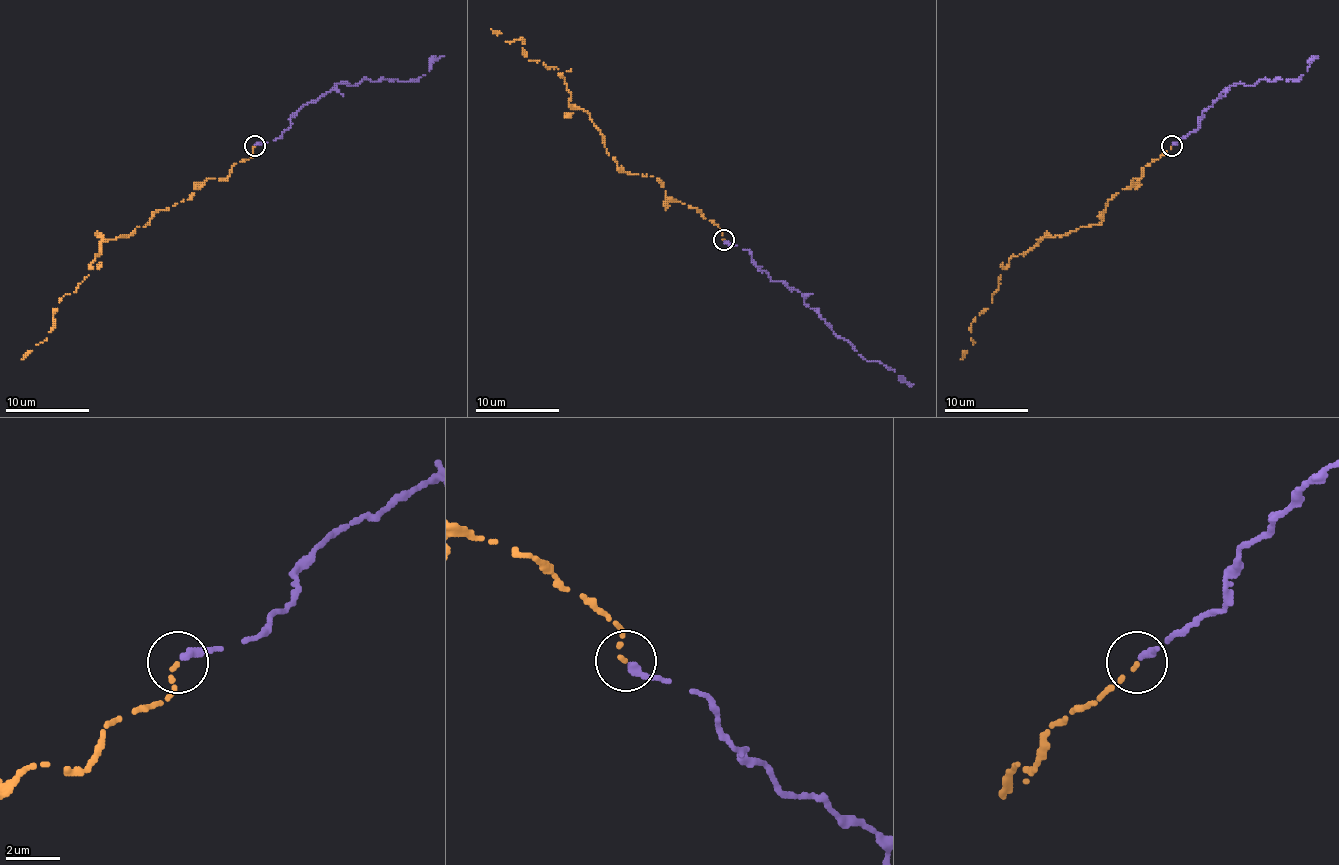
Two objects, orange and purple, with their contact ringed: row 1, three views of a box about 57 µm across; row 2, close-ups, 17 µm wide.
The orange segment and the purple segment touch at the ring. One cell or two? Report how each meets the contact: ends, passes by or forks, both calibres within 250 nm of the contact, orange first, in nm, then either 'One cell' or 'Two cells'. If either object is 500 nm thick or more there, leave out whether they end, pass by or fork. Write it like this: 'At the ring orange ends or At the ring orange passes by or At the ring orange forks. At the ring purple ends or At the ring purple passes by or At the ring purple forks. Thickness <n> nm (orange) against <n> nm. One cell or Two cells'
At the ring orange ends. At the ring purple ends. Thickness 140 nm (orange) against 300 nm. One cell

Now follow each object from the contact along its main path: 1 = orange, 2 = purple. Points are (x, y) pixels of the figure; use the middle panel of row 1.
1: (724, 239), (657, 178), (619, 170), (556, 67), (491, 29)
2: (724, 241), (747, 250), (772, 281), (783, 281), (800, 292), (825, 323), (867, 361), (880, 361), (913, 384)

